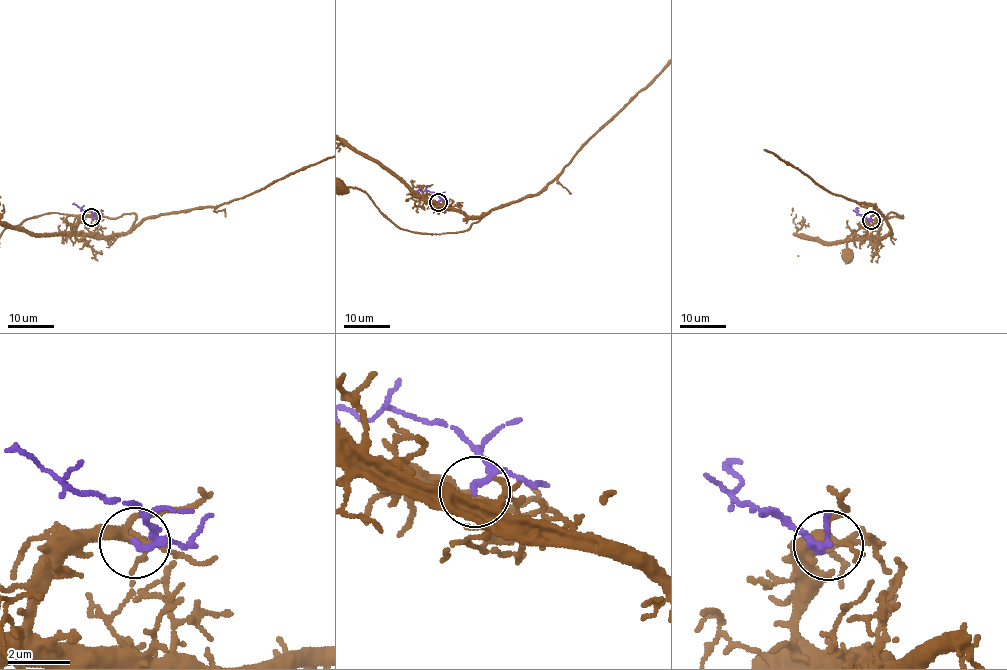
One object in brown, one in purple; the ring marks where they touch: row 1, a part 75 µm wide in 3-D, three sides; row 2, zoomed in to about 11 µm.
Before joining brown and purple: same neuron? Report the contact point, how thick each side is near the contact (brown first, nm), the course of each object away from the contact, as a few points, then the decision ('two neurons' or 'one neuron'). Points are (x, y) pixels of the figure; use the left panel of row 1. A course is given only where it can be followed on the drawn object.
place (91, 217); calibres 220 and 200 nm; course brown (92, 216), (99, 234), (114, 236), (126, 233), (136, 215), (37, 215), (6, 228); course purple (92, 218), (93, 214), (72, 204); one neuron

